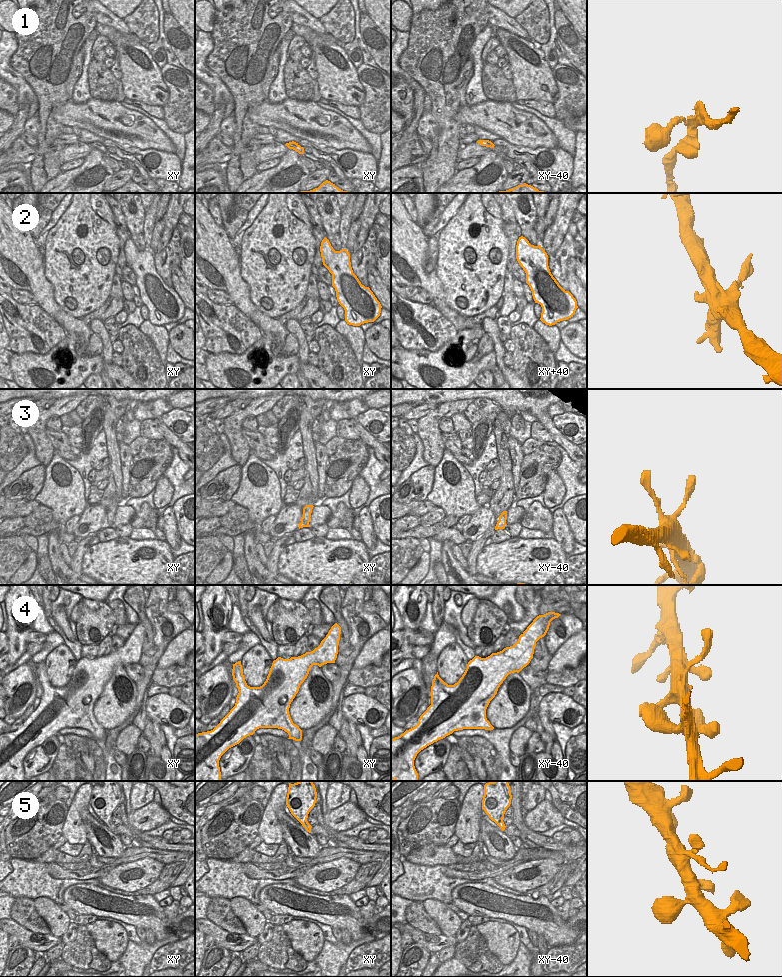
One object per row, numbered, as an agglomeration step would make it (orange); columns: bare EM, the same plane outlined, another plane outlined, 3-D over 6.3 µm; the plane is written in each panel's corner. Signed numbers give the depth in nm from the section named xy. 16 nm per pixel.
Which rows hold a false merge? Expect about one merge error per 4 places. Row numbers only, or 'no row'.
no row

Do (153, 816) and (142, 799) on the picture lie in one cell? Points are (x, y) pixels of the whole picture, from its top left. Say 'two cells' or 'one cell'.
two cells

